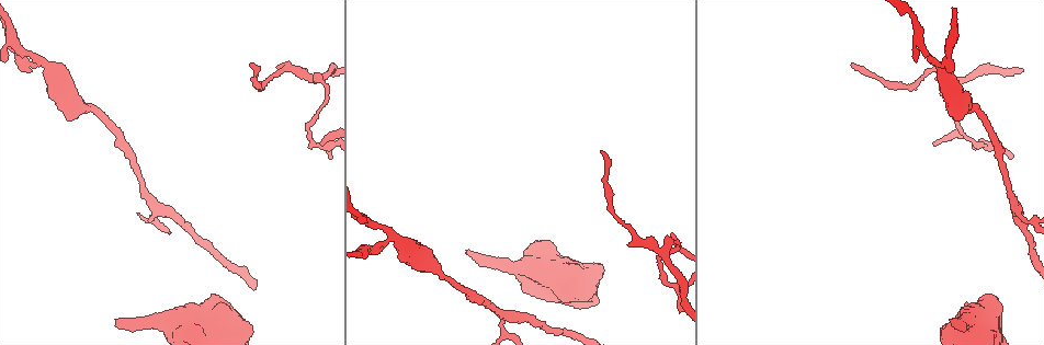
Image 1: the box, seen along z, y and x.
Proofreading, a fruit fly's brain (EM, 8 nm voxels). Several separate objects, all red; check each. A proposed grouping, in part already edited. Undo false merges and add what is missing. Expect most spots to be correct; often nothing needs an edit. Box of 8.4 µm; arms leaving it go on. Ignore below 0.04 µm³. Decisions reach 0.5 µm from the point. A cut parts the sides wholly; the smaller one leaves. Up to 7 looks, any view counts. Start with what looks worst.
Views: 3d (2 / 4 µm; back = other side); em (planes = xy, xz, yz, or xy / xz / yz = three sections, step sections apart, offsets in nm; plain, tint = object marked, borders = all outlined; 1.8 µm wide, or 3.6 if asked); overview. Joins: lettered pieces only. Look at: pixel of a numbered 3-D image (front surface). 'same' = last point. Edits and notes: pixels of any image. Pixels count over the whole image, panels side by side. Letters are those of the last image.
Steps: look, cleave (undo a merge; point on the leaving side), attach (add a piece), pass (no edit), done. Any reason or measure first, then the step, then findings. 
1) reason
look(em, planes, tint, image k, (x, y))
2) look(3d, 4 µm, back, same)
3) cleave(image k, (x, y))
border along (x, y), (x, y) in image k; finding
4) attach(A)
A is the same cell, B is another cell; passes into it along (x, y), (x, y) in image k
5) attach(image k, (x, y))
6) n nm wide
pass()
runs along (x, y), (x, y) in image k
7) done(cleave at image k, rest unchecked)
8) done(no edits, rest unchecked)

free end
look(em, planes, plain, image 1, (115, 322))

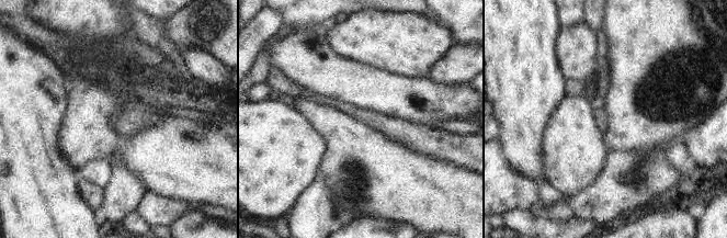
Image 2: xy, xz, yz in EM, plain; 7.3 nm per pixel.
look(em, planes, borders, same)

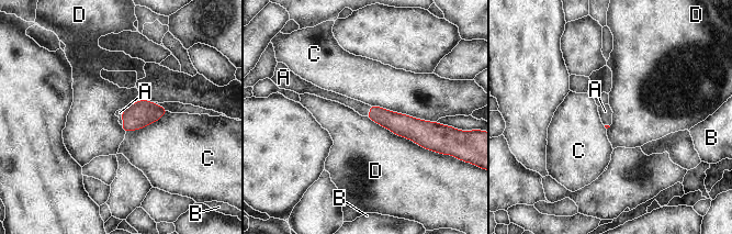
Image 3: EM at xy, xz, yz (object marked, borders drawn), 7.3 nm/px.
attach(A)
A is the same cell, B, C and D are other cells; passes into it along (136, 115), (121, 116), (120, 112) in image 3; the neuron continues

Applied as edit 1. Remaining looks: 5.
a fork
look(em, yz, step 8, tint, image 1, (509, 314))

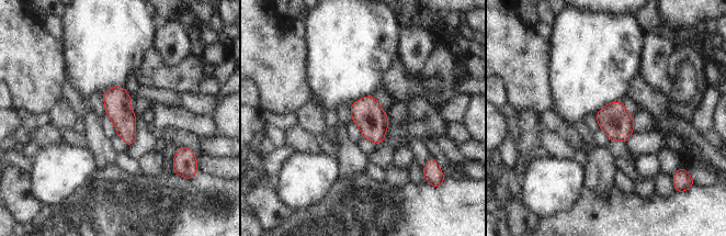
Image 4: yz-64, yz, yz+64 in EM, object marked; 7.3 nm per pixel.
look(em, planes, borders, same)

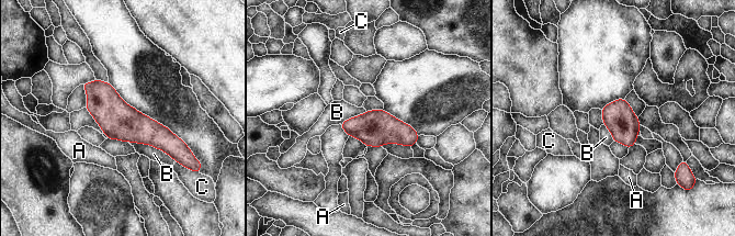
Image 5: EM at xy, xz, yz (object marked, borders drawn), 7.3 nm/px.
pass()
A, B and C are other cells; all the same neuron

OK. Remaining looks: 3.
done(attach at image 3, rest unchecked)

